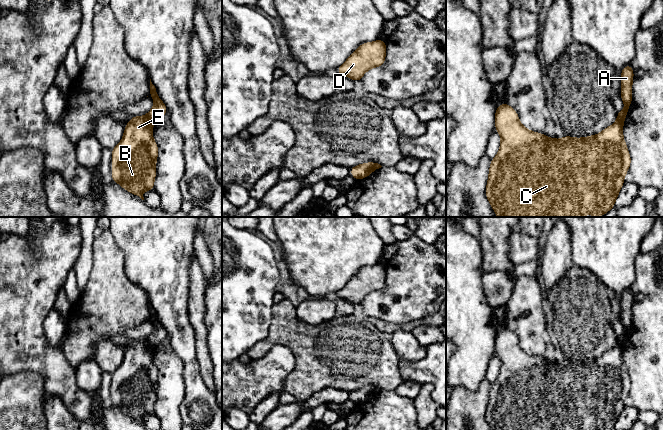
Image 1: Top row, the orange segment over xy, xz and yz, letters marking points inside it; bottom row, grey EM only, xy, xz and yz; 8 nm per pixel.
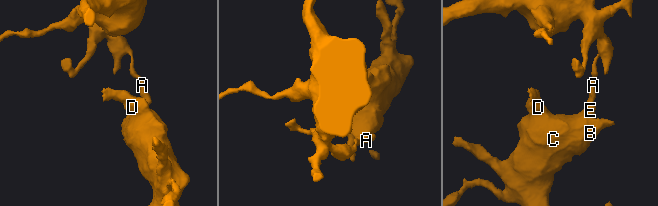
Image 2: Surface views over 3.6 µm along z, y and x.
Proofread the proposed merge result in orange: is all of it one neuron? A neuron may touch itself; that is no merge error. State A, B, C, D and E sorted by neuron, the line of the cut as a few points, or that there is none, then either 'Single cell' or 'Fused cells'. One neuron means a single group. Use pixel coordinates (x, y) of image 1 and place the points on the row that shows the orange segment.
Groups: A / B C D E. Split along xy (146, 115), (152, 124). Fused cells

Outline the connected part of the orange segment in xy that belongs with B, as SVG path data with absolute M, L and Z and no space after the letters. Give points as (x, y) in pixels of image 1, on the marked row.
M133 116L122 140L112 149L111 180L144 200L144 191L155 190L157 156L152 124L147 116Z

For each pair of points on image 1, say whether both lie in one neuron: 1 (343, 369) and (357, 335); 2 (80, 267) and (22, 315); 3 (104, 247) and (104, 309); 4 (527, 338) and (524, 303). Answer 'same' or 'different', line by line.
1: same
2: different
3: same
4: same

